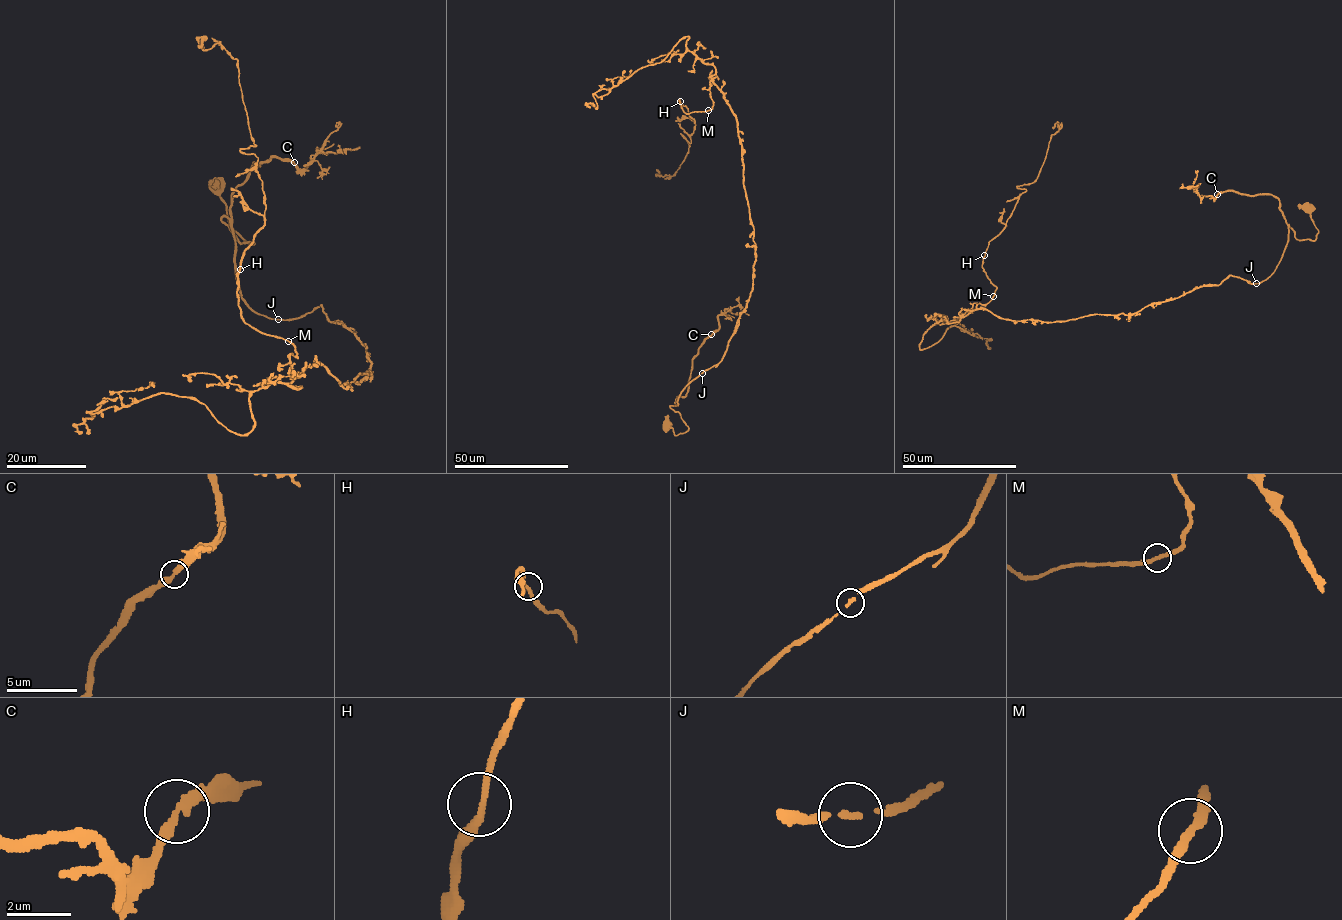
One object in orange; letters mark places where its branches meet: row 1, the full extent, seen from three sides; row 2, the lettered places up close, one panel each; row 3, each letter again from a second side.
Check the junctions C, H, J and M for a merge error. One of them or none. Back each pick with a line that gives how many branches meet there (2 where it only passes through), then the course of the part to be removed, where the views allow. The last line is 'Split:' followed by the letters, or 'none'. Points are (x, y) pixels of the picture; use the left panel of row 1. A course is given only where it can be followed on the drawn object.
Split: none

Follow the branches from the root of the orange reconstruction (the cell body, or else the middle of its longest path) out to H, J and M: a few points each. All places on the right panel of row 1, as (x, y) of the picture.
H: (1308, 207), (1316, 238), (1288, 225), (1260, 283), (1228, 275), (1127, 315), (964, 316), (996, 290), (985, 255)
J: (1308, 207), (1318, 230), (1316, 238), (1298, 239), (1288, 225), (1288, 242), (1276, 268), (1266, 279), (1256, 283)
M: (1308, 207), (1316, 238), (1288, 225), (1260, 283), (1228, 275), (1127, 315), (963, 315), (993, 295)

